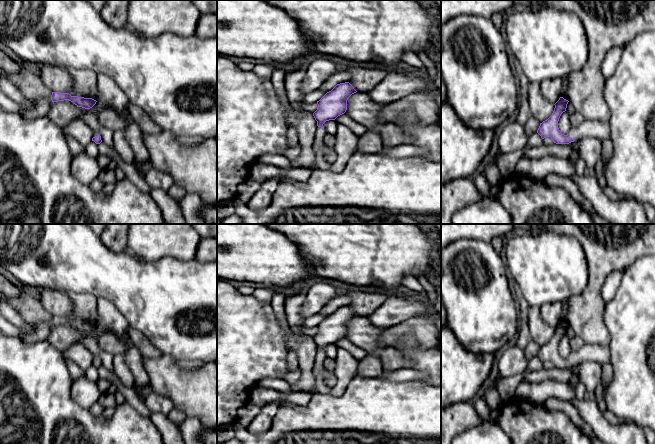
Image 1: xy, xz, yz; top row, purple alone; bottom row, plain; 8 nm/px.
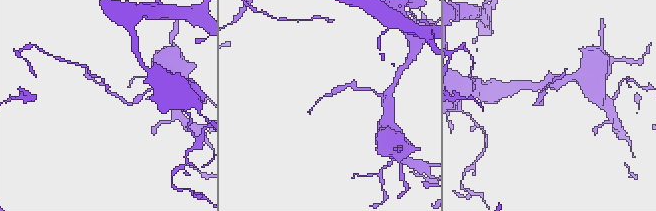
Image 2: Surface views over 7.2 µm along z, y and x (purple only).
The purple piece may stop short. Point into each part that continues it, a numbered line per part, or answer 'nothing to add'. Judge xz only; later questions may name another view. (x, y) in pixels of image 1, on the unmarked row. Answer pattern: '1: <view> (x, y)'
1: xz (319, 364)

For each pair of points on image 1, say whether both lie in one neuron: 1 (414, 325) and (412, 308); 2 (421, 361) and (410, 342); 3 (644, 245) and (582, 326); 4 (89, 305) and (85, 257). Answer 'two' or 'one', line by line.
1: two
2: one
3: one
4: two

